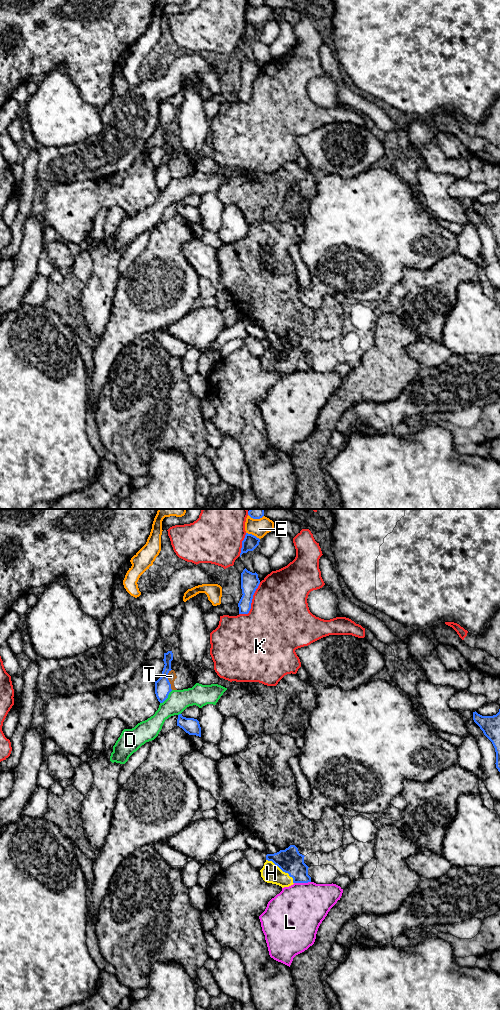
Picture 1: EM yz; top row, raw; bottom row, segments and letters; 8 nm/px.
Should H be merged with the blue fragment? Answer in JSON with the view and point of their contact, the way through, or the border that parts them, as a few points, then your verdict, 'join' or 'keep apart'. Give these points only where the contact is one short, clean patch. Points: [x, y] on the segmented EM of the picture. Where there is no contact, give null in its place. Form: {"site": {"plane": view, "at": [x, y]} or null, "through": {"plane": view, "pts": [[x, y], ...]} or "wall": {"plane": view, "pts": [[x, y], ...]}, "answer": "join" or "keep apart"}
{"site": {"plane": "yz", "at": [282, 870]}, "through": {"plane": "yz", "pts": [[290, 861], [282, 870], [275, 870], [271, 873]]}, "answer": "join"}

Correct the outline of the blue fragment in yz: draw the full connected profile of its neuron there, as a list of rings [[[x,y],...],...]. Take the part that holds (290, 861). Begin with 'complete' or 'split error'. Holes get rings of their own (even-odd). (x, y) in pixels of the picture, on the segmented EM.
split error; [[[295,845],[285,850],[266,855],[266,862],[260,870],[261,877],[267,883],[289,887],[294,883],[311,882],[308,866],[304,863],[304,855],[300,854]]]

